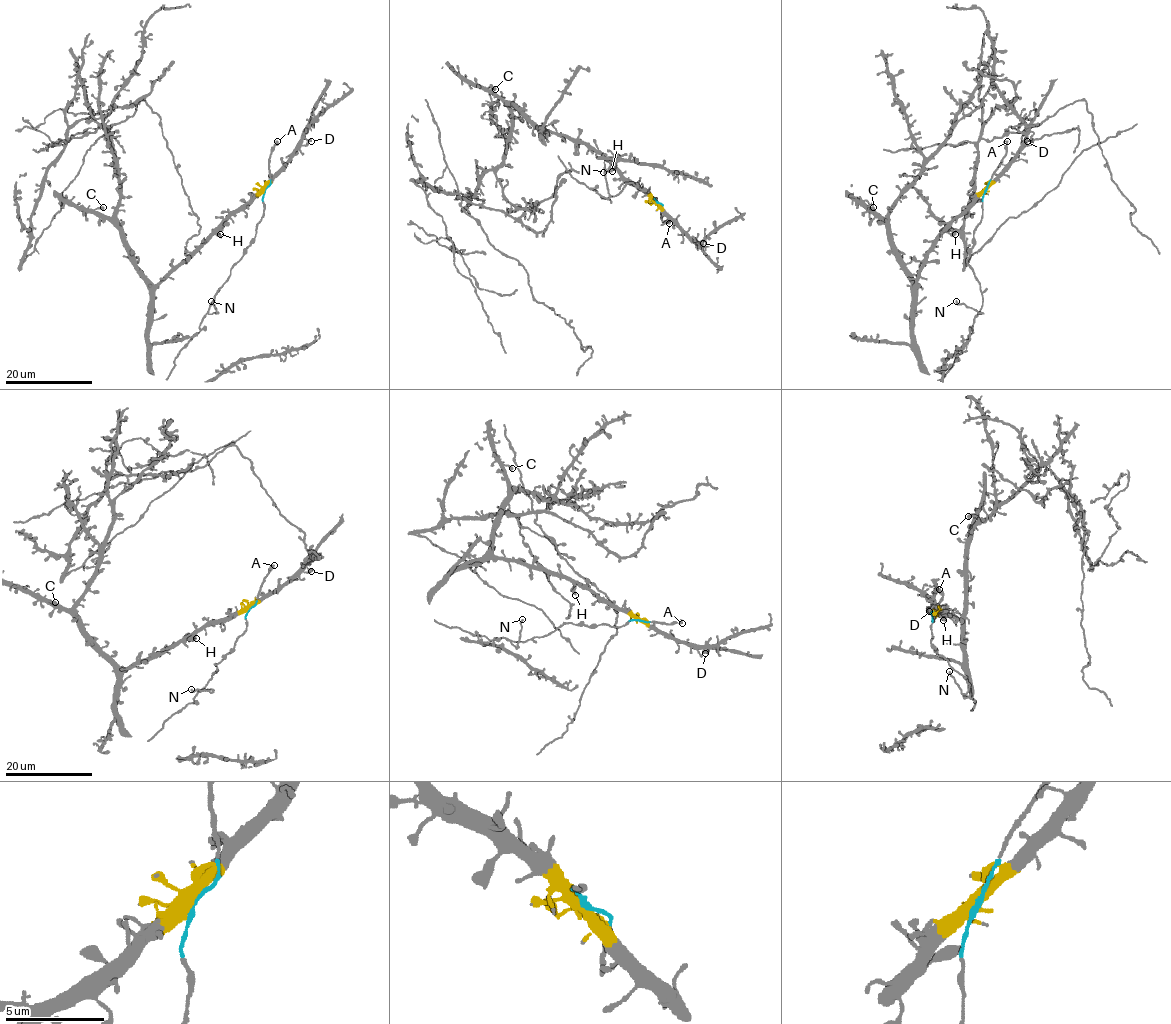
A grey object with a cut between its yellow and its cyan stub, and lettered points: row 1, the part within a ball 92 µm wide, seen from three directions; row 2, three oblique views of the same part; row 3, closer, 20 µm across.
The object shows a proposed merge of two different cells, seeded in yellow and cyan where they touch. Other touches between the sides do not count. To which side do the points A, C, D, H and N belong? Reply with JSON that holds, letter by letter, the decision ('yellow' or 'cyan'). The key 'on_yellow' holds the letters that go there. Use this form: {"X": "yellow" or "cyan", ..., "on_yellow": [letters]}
{"A": "cyan", "C": "yellow", "D": "yellow", "H": "yellow", "N": "cyan", "on_yellow": ["C", "D", "H"]}

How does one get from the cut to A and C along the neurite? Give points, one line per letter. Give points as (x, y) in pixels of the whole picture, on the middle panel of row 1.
A: (657, 202), (662, 205), (662, 220), (670, 224)
C: (657, 202), (631, 185), (599, 153), (587, 145), (541, 130), (519, 108), (486, 89), (496, 89)

